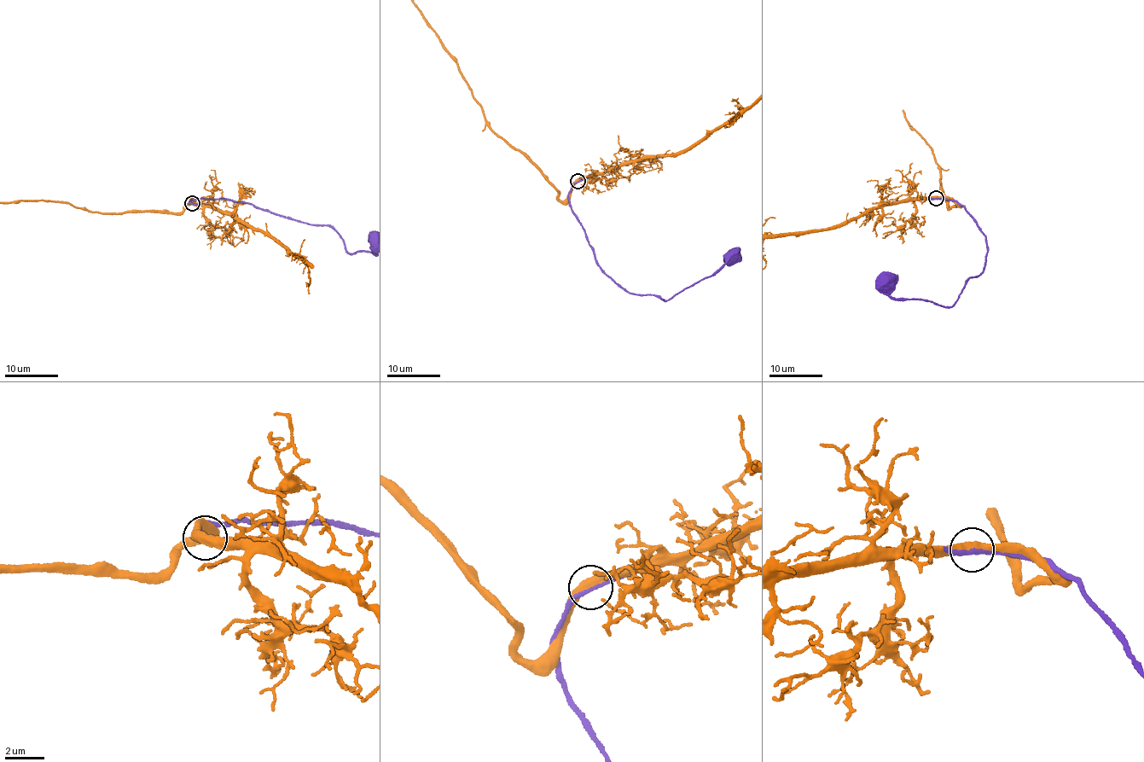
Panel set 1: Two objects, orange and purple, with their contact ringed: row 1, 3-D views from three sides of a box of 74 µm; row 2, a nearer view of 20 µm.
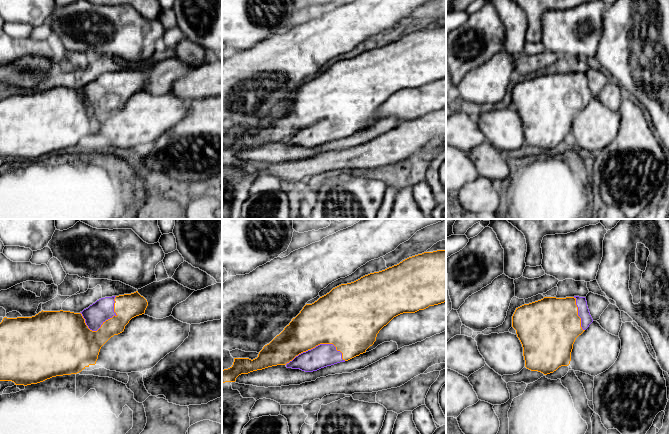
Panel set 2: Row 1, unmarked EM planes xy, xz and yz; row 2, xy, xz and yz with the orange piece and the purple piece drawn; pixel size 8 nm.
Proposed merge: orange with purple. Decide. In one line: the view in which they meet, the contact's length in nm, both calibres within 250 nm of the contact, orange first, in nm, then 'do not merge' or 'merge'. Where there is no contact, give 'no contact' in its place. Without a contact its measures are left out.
xz | 480 nm | 400/190 nm | merge

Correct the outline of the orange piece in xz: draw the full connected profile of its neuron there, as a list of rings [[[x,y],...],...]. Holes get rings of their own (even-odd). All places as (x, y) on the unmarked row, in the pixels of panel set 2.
[[[446,26],[409,33],[385,46],[341,60],[314,79],[306,80],[284,106],[263,123],[257,134],[234,134],[233,141],[222,146],[222,159],[235,158],[241,150],[277,141],[313,148],[348,137],[365,129],[376,117],[379,107],[394,93],[444,78]]]

